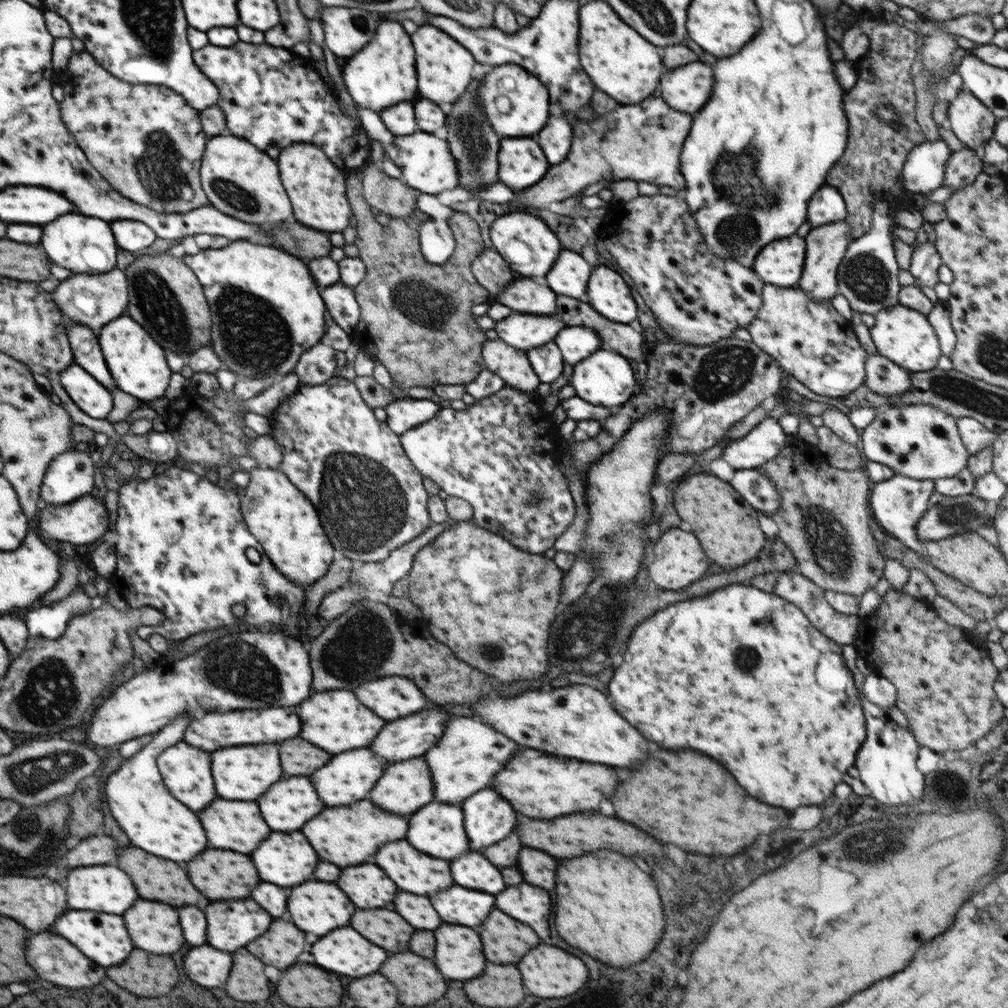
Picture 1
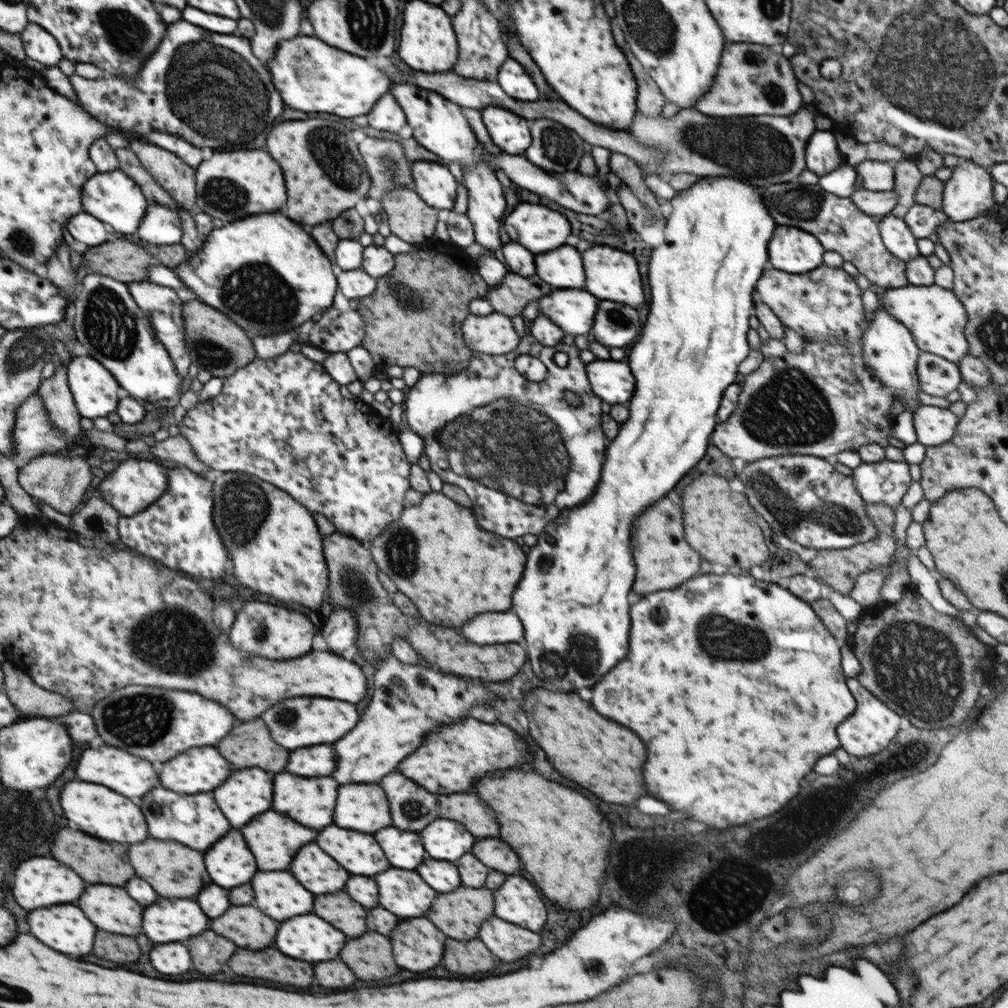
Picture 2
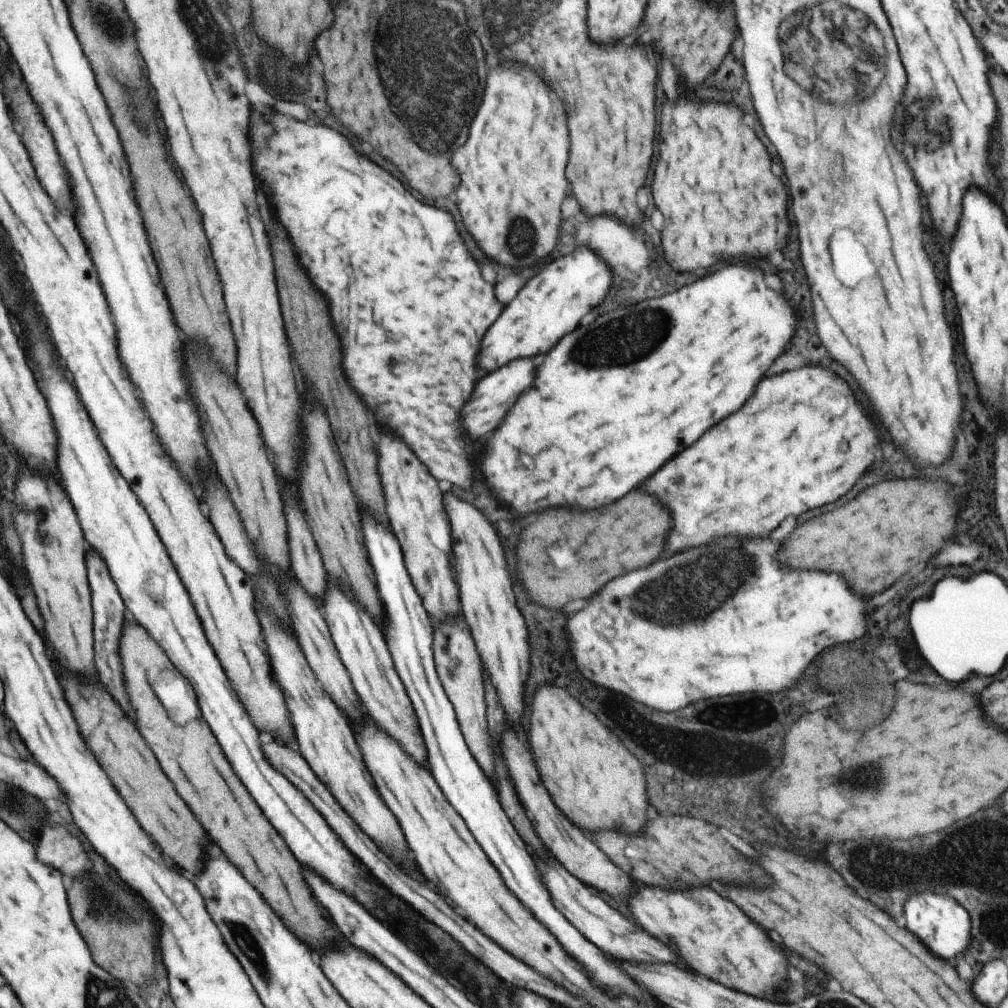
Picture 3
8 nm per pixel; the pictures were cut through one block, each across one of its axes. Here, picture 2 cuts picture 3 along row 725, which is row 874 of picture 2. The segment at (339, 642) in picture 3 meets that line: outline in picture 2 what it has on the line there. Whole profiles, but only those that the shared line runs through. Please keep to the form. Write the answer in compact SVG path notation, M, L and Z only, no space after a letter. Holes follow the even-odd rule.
M384 870L376 874L380 904L400 918L416 918L422 916L436 892L412 870Z

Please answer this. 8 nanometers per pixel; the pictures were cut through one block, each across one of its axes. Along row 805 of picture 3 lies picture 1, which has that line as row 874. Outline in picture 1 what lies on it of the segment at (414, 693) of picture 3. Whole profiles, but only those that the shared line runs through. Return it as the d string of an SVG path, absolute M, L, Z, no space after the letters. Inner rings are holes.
M470 852L452 860L450 874L458 886L464 886L470 890L498 894L506 888L500 876L500 870L494 868L482 854L476 854L476 852Z

